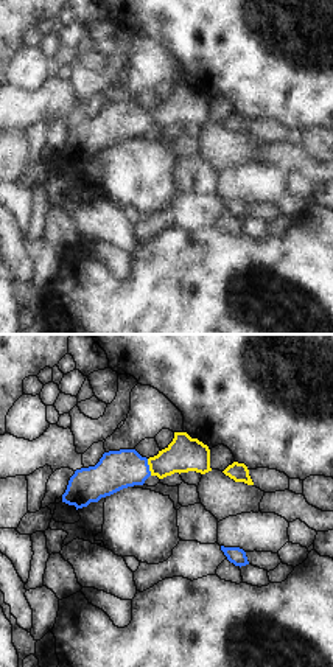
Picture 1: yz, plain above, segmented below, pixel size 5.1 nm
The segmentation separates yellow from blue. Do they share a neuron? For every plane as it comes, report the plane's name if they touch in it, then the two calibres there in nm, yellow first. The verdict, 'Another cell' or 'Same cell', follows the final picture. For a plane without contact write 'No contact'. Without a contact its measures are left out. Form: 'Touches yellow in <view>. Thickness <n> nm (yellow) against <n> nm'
Touches yellow in yz. Thickness 180 nm (yellow) against 200 nm

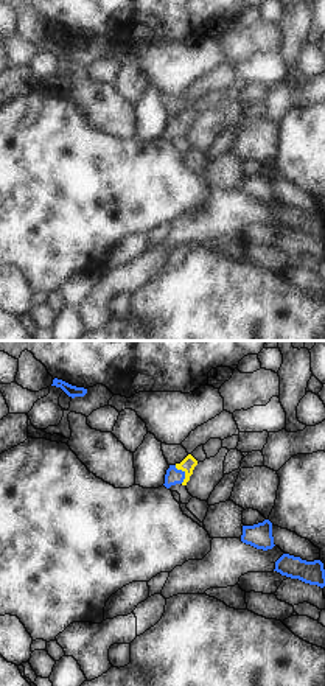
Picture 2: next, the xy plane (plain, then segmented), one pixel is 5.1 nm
Touches yellow in xy. Thickness 70 nm (yellow) against 90 nm

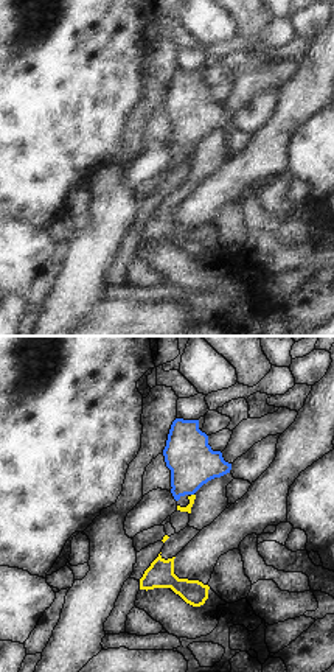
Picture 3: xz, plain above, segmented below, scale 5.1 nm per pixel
No contact

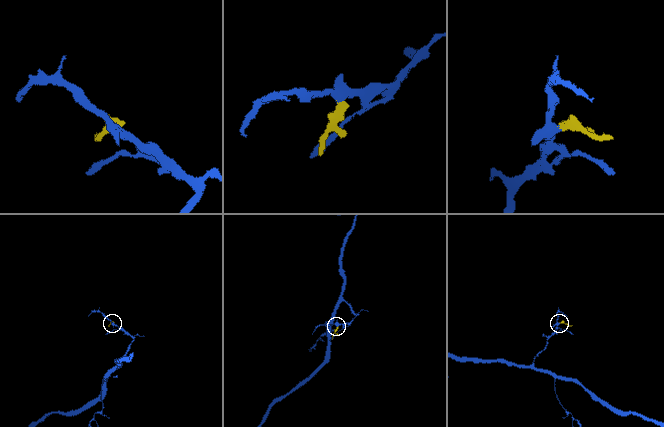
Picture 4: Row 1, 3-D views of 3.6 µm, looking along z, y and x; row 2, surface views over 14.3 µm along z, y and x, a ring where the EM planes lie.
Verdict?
Same cell

